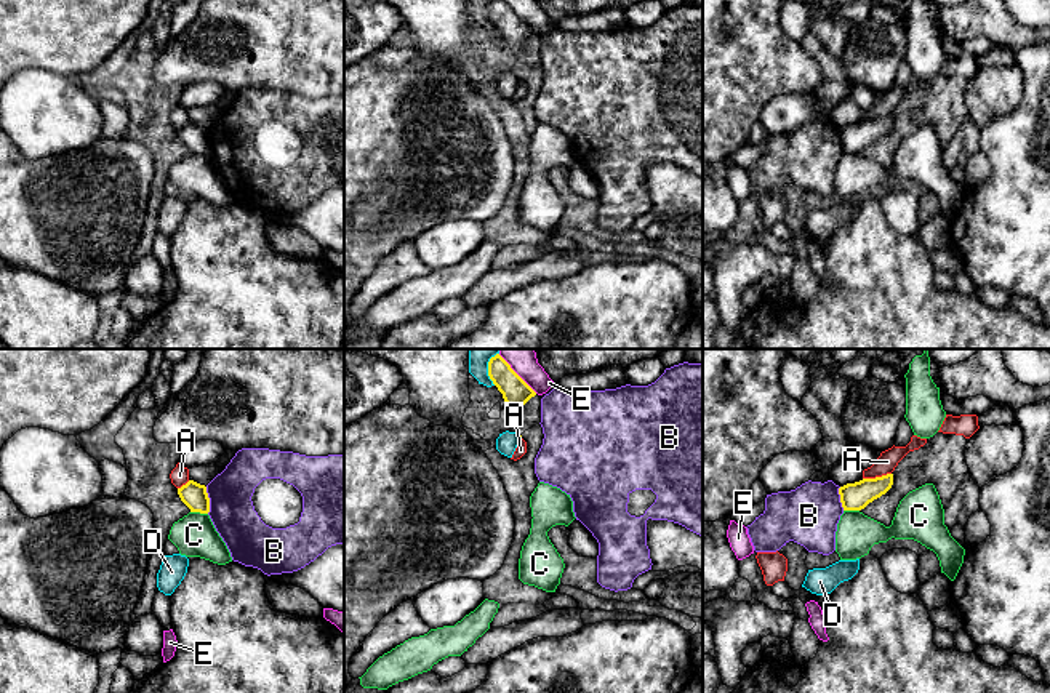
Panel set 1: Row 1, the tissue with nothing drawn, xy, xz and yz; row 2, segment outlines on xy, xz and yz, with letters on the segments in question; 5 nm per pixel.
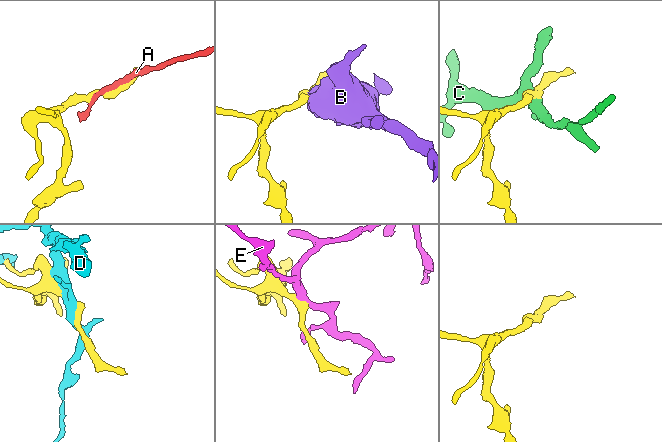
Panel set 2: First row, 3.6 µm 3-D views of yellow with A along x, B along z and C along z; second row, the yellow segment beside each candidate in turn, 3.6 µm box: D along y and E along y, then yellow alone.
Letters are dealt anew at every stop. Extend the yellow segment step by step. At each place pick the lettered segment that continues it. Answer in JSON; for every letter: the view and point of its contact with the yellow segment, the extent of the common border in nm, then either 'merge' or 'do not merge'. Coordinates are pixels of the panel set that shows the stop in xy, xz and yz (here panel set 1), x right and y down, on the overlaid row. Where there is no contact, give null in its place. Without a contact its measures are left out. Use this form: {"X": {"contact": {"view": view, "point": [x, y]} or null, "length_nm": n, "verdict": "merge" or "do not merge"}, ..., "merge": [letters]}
{"A": {"contact": {"view": "yz", "point": [876, 477]}, "length_nm": 150, "verdict": "do not merge"}, "B": {"contact": {"view": "xy", "point": [208, 500]}, "length_nm": 140, "verdict": "do not merge"}, "C": {"contact": {"view": "xy", "point": [199, 511]}, "length_nm": 90, "verdict": "do not merge"}, "D": {"contact": {"view": "xz", "point": [488, 368]}, "length_nm": 170, "verdict": "do not merge"}, "E": {"contact": {"view": "xz", "point": [516, 373]}, "length_nm": 280, "verdict": "do not merge"}, "merge": []}

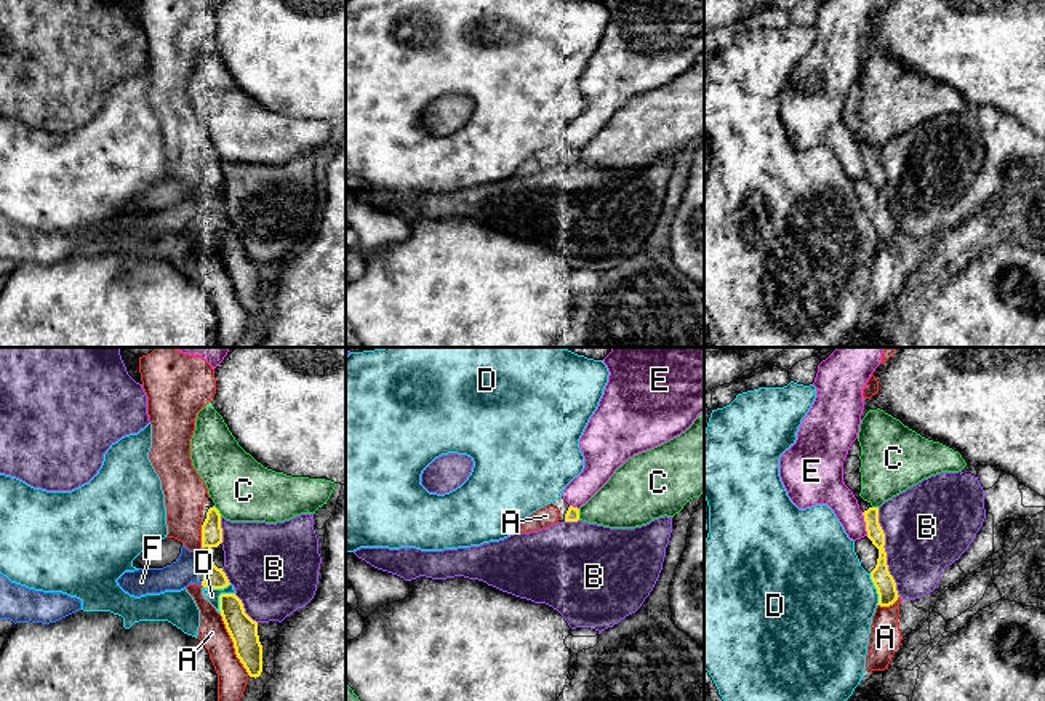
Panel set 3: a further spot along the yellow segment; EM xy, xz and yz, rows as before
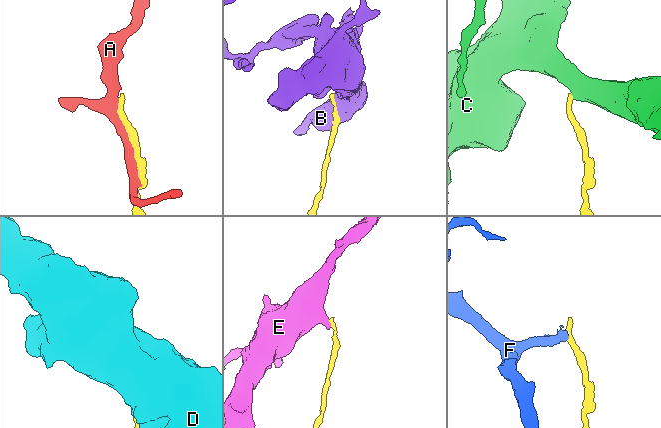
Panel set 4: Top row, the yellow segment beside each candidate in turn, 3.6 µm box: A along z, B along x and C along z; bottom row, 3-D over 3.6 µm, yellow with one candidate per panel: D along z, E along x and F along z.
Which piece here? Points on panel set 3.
{"A": {"contact": {"view": "xy", "point": [234, 645]}, "length_nm": 340, "verdict": "do not merge"}, "B": {"contact": {"view": "yz", "point": [885, 552]}, "length_nm": 460, "verdict": "do not merge"}, "C": {"contact": {"view": "xy", "point": [218, 511]}, "length_nm": 70, "verdict": "do not merge"}, "D": {"contact": {"view": "xy", "point": [220, 597]}, "length_nm": 130, "verdict": "do not merge"}, "E": {"contact": {"view": "yz", "point": [866, 524]}, "length_nm": 120, "verdict": "do not merge"}, "F": {"contact": {"view": "xy", "point": [204, 568]}, "length_nm": 170, "verdict": "do not merge"}, "merge": []}

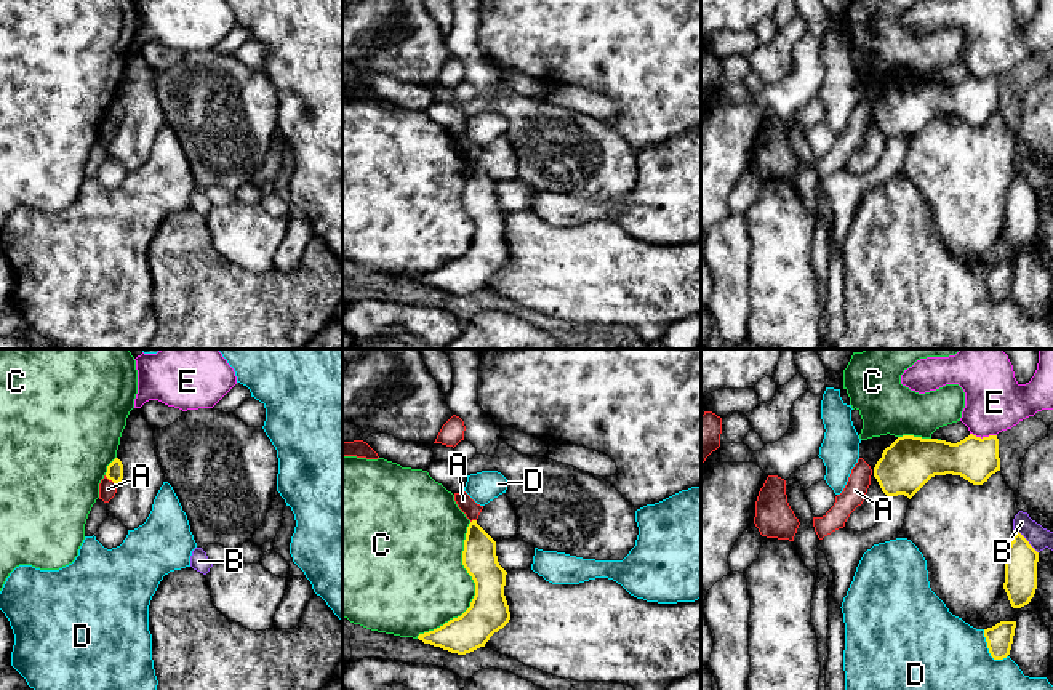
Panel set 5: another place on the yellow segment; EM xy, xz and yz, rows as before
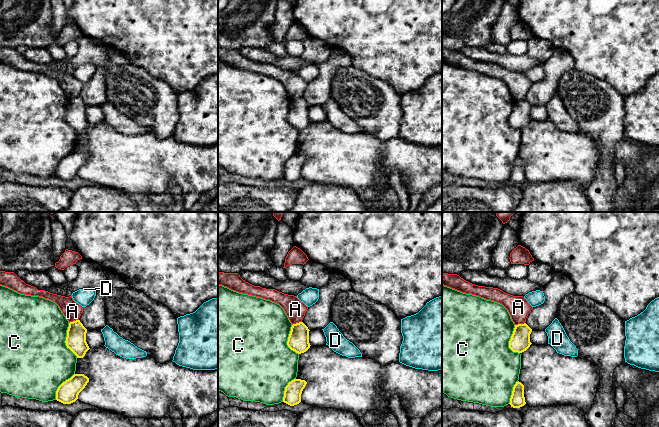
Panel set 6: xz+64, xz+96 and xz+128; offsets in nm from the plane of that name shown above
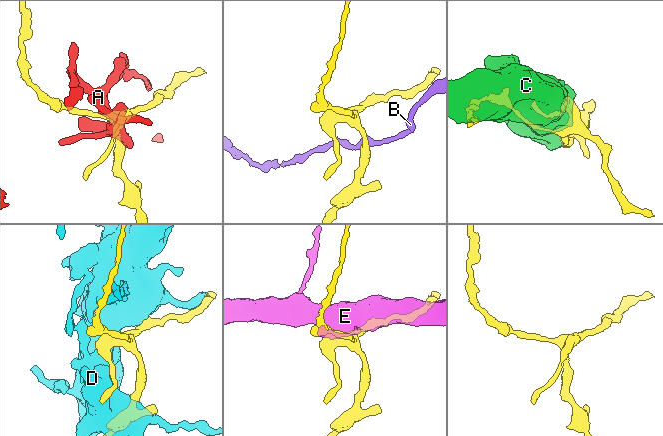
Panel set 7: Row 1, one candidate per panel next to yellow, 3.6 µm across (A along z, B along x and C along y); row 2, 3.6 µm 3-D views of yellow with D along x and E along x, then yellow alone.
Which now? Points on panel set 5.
{"A": {"contact": {"view": "xy", "point": [111, 479]}, "length_nm": 90, "verdict": "do not merge"}, "B": {"contact": {"view": "yz", "point": [1026, 540]}, "length_nm": 160, "verdict": "do not merge"}, "C": {"contact": {"view": "xz", "point": [476, 591]}, "length_nm": 650, "verdict": "do not merge"}, "D": {"contact": {"view": "yz", "point": [989, 650]}, "length_nm": 190, "verdict": "do not merge"}, "E": {"contact": {"view": "yz", "point": [983, 437]}, "length_nm": 140, "verdict": "do not merge"}, "merge": []}

